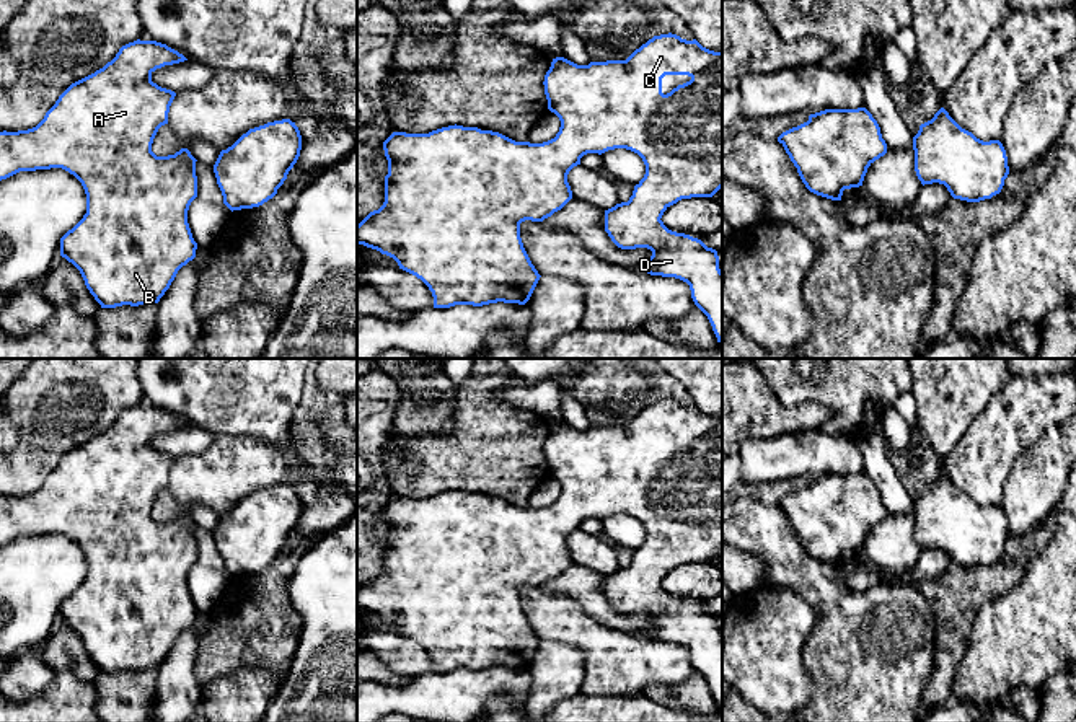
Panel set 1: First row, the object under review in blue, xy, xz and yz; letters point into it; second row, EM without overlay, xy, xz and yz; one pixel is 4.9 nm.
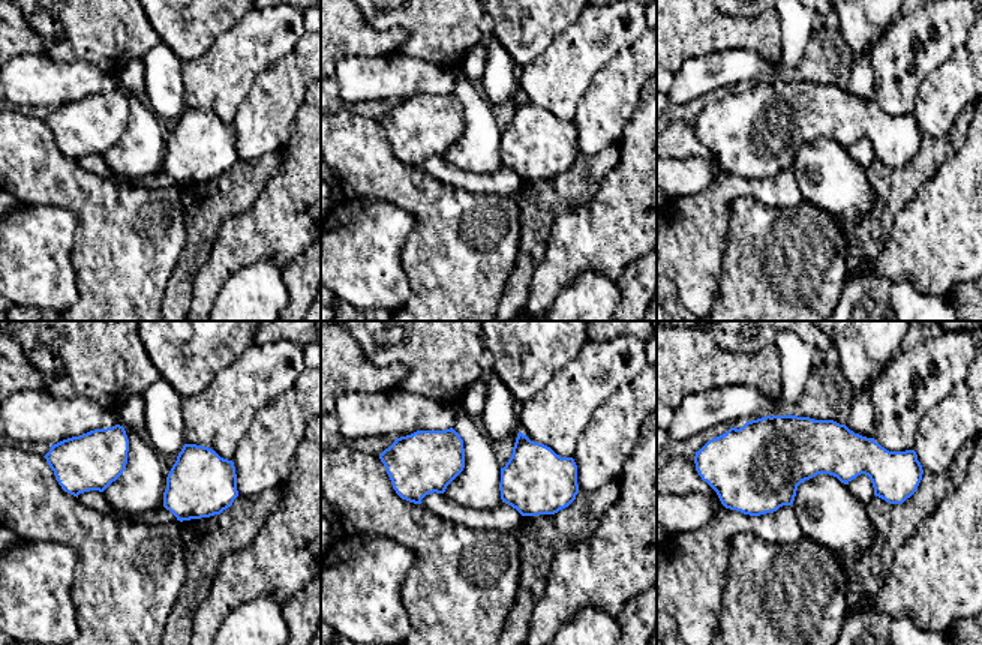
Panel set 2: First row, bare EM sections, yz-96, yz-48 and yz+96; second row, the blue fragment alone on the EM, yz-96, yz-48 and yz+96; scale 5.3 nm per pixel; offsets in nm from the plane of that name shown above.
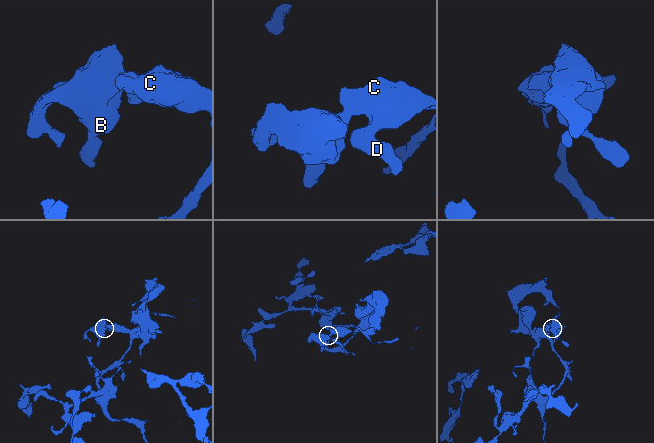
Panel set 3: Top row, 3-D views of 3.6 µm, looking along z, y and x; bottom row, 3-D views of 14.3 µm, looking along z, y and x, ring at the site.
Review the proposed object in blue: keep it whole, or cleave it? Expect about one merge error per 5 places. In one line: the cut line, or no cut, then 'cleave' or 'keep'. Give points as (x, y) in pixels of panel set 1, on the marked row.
no cut | keep

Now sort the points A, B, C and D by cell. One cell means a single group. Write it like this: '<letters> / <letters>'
A B C D

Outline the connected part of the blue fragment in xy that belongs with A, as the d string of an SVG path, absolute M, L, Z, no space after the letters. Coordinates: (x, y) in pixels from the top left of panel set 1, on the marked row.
M134 41L95 73L72 83L33 129L0 132L0 181L20 171L62 168L73 174L86 194L86 214L60 238L60 256L82 274L86 288L101 308L158 303L178 271L196 258L187 210L197 197L196 158L187 148L157 156L152 152L158 129L168 124L174 91L152 81L152 73L165 65L187 60L178 51L157 41Z

